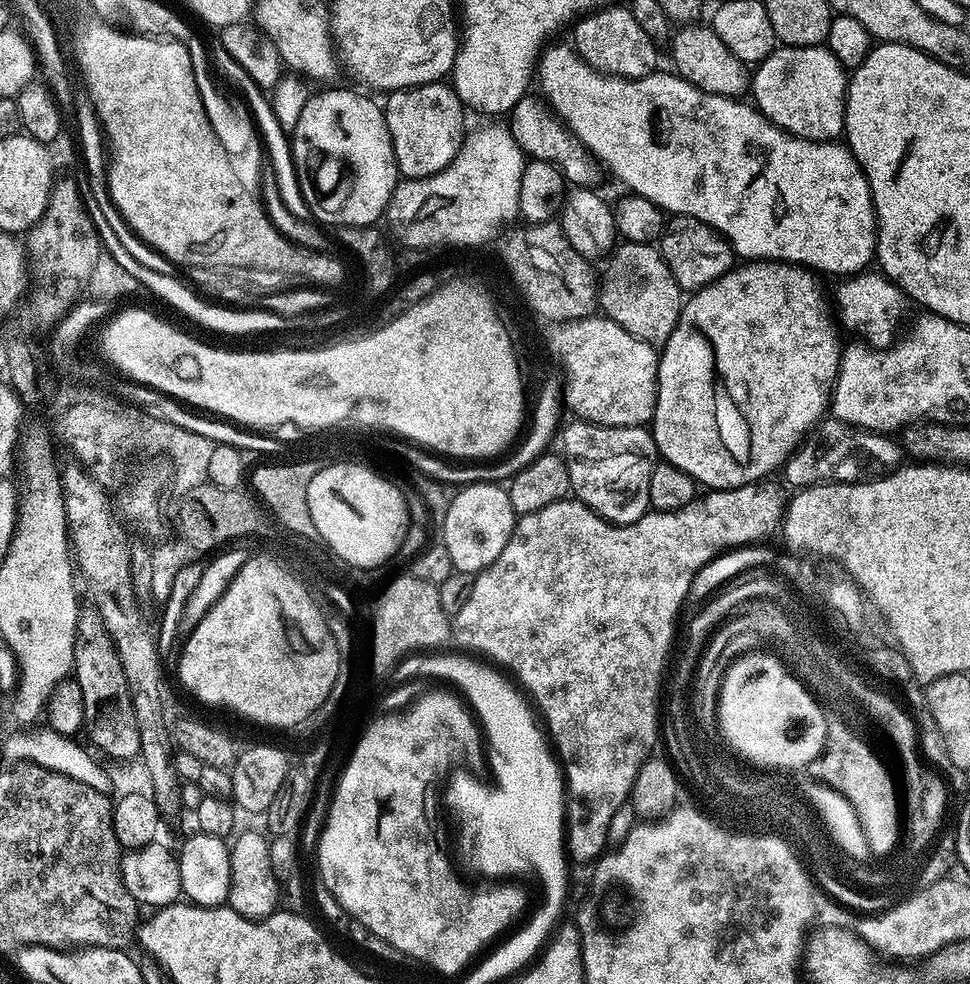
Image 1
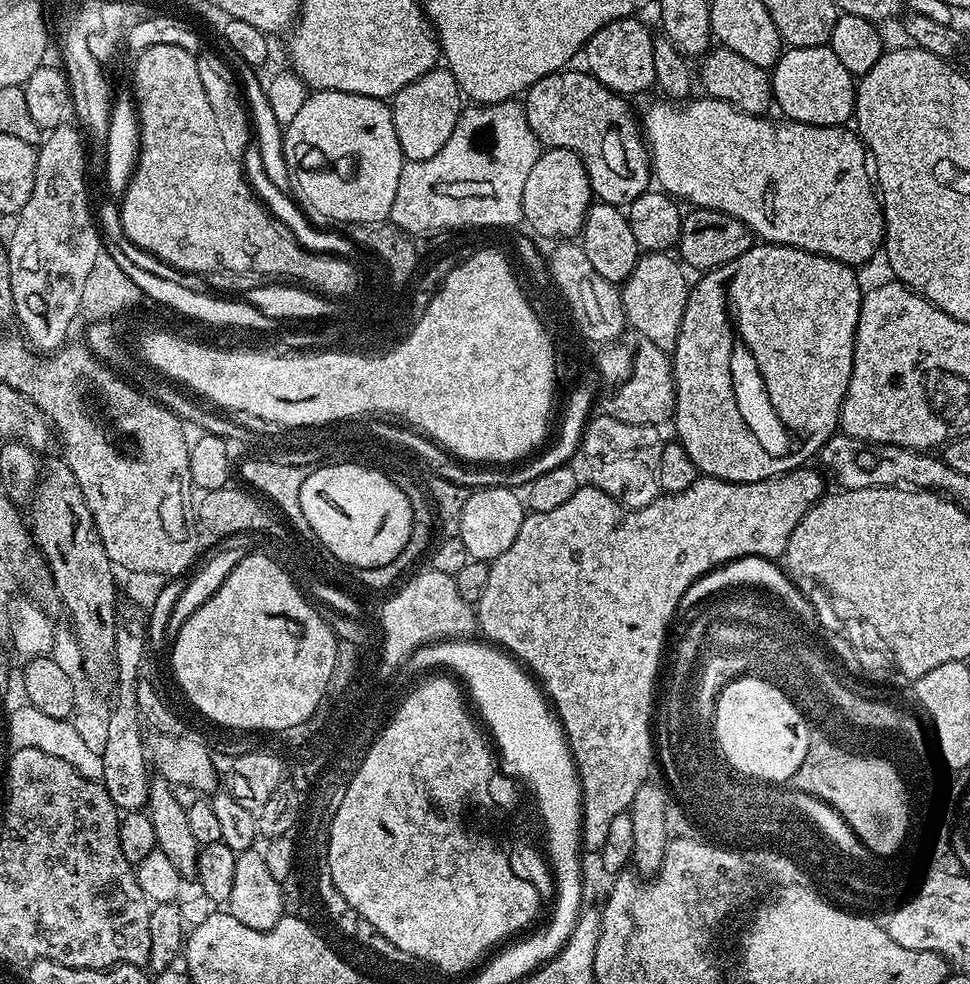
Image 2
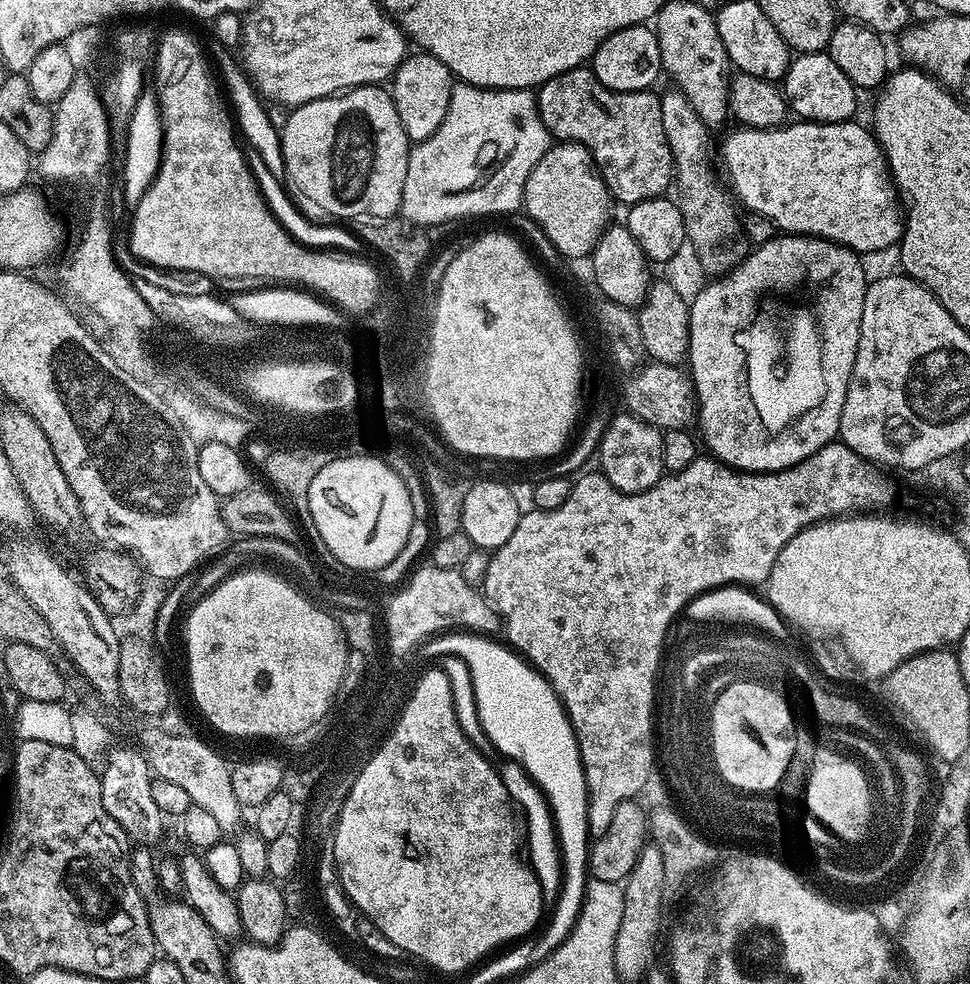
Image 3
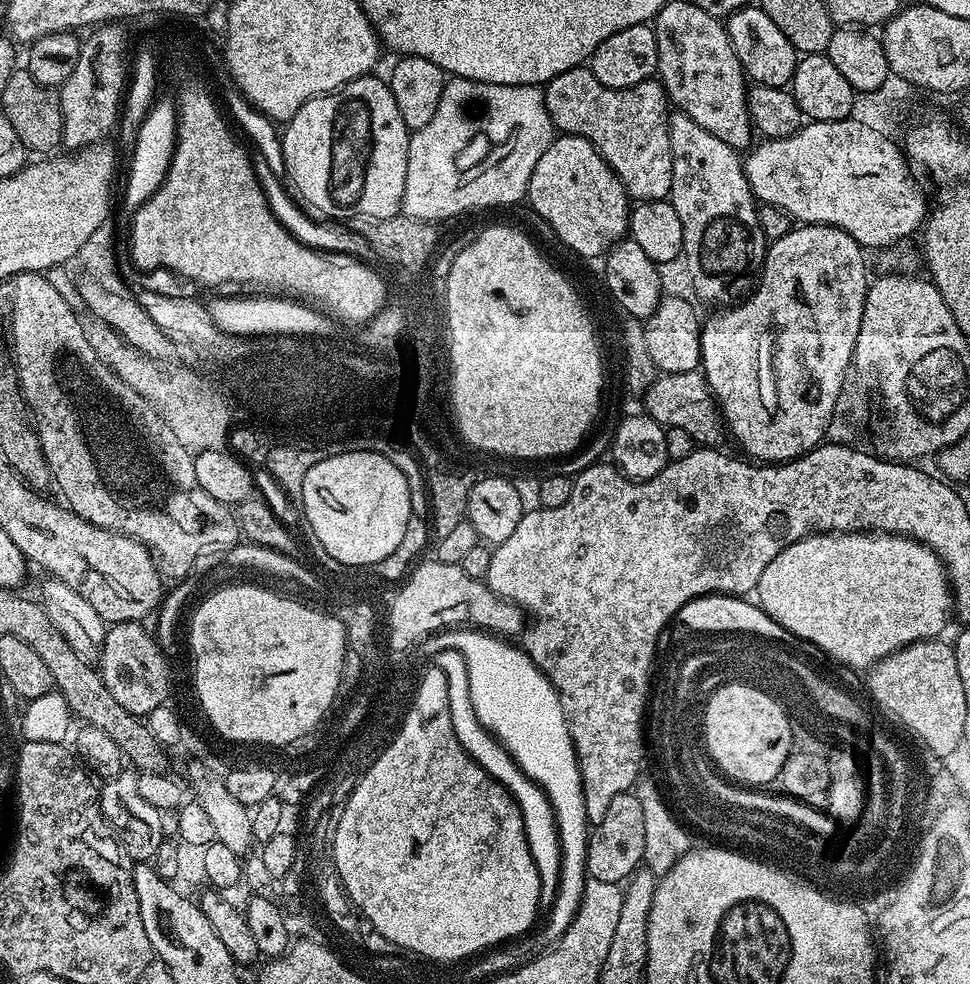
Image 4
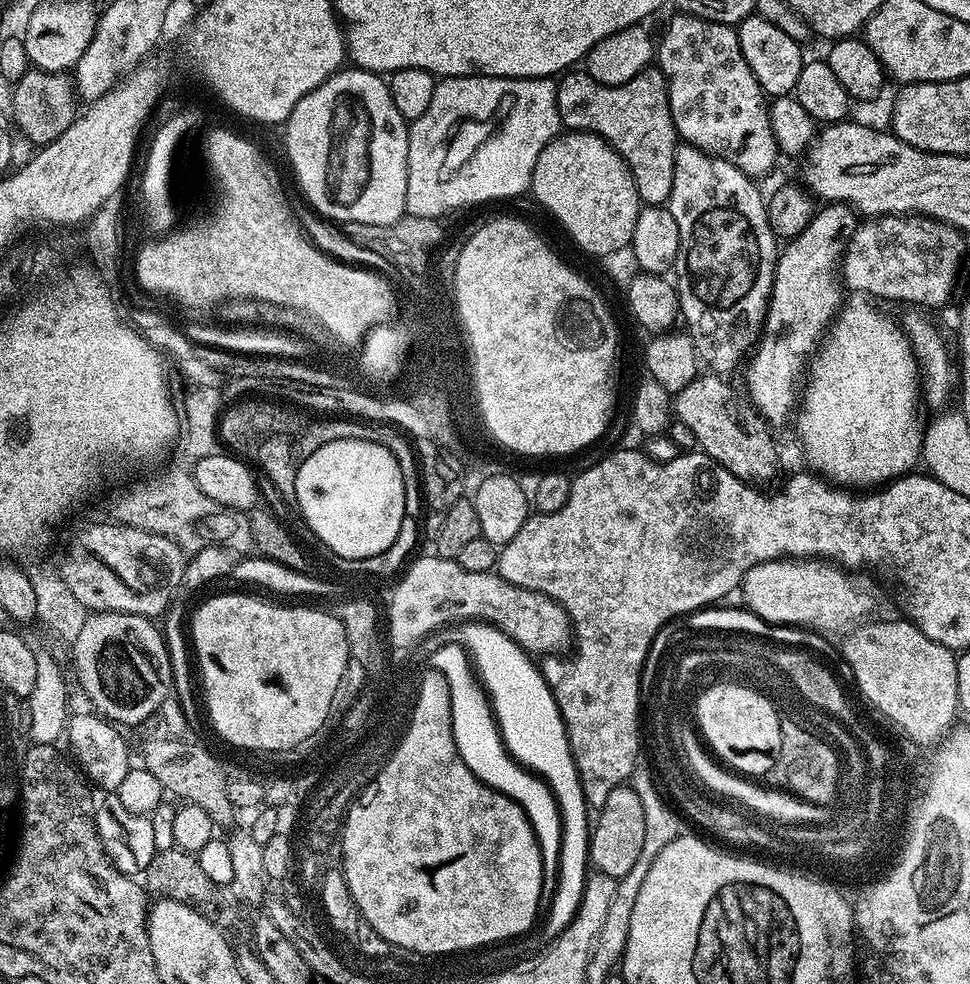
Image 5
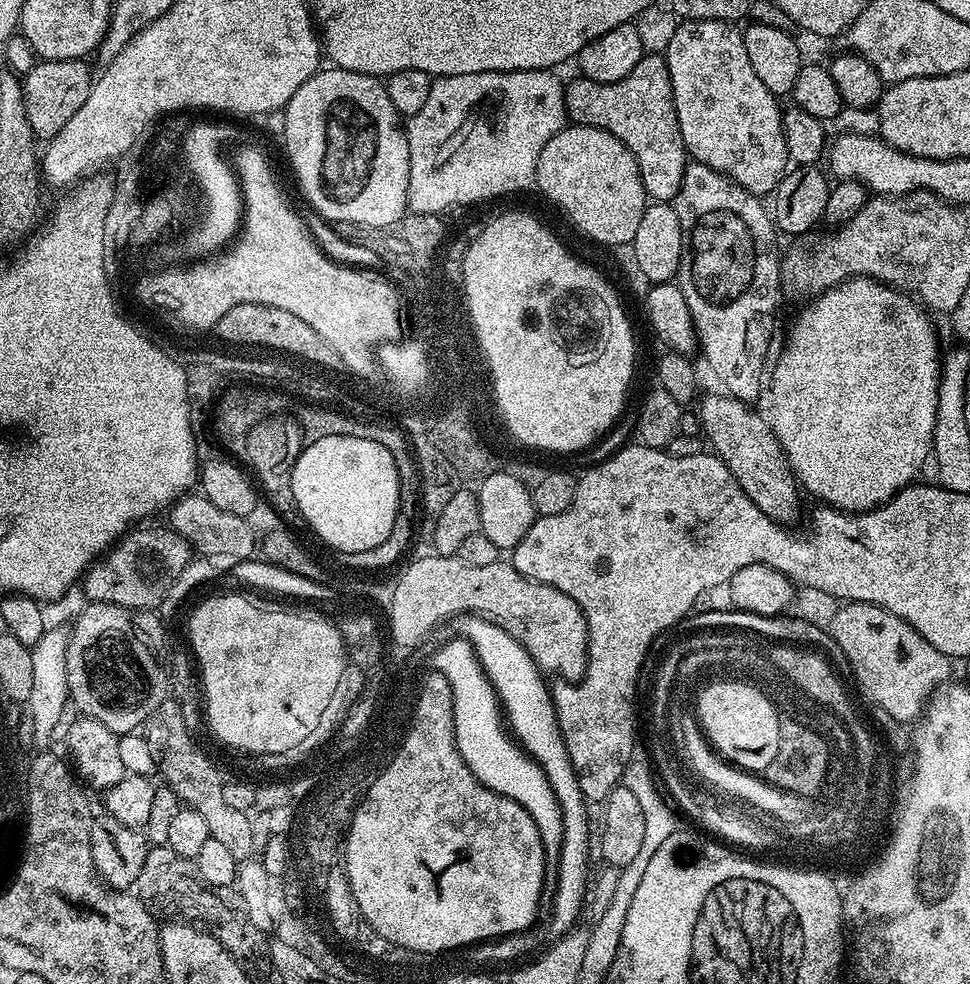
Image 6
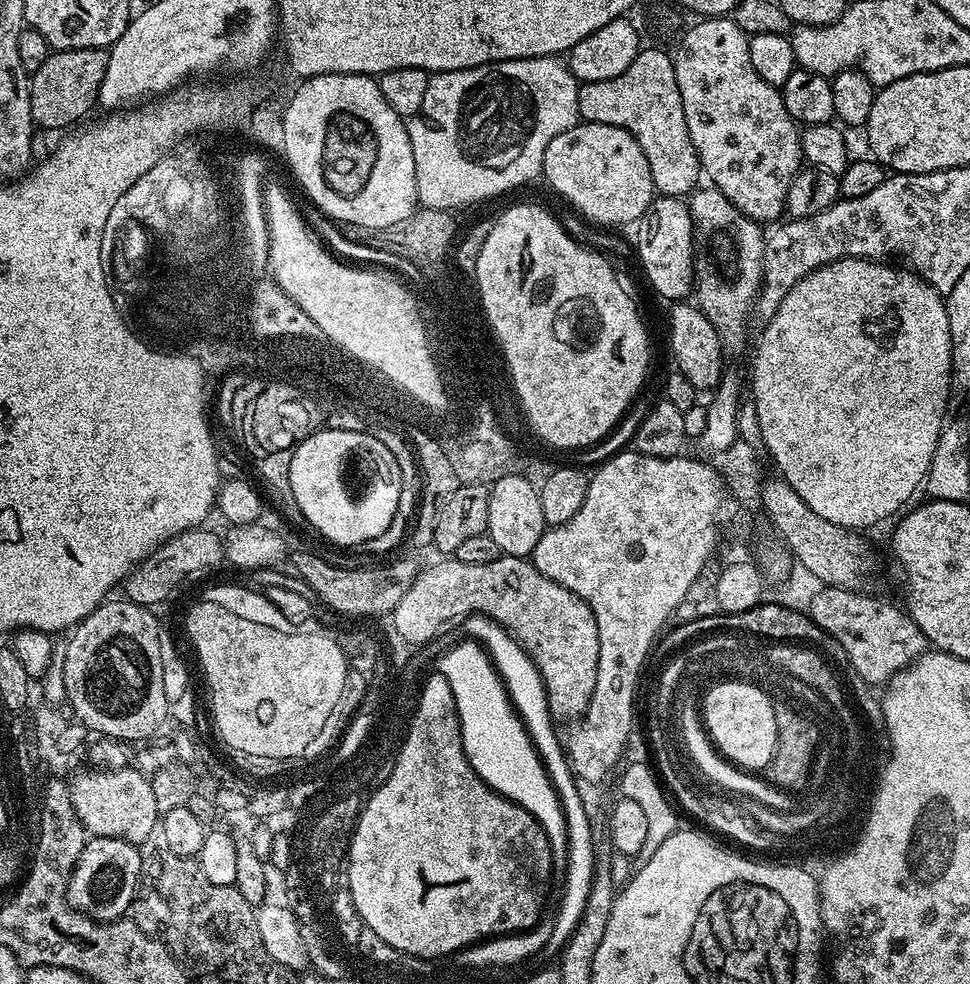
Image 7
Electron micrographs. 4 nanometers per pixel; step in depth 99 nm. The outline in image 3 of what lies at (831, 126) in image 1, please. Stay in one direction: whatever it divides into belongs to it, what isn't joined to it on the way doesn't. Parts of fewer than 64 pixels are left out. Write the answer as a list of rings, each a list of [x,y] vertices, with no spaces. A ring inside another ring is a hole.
[[[827,51],[805,52],[797,55],[789,63],[788,73],[782,81],[782,91],[787,105],[793,113],[797,112],[799,119],[804,122],[815,122],[818,124],[843,124],[851,121],[856,112],[856,89],[838,70],[834,58],[828,56]]]

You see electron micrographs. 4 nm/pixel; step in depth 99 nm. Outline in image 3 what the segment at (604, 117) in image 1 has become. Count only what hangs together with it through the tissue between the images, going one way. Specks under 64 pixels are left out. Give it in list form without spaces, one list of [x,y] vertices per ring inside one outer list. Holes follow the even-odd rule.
[[[791,122],[771,128],[737,127],[724,140],[720,156],[724,159],[724,172],[736,191],[735,199],[745,204],[748,212],[762,214],[784,234],[819,236],[833,240],[843,248],[867,254],[899,245],[902,231],[902,204],[896,185],[888,170],[888,161],[875,135],[857,122],[818,124]]]

